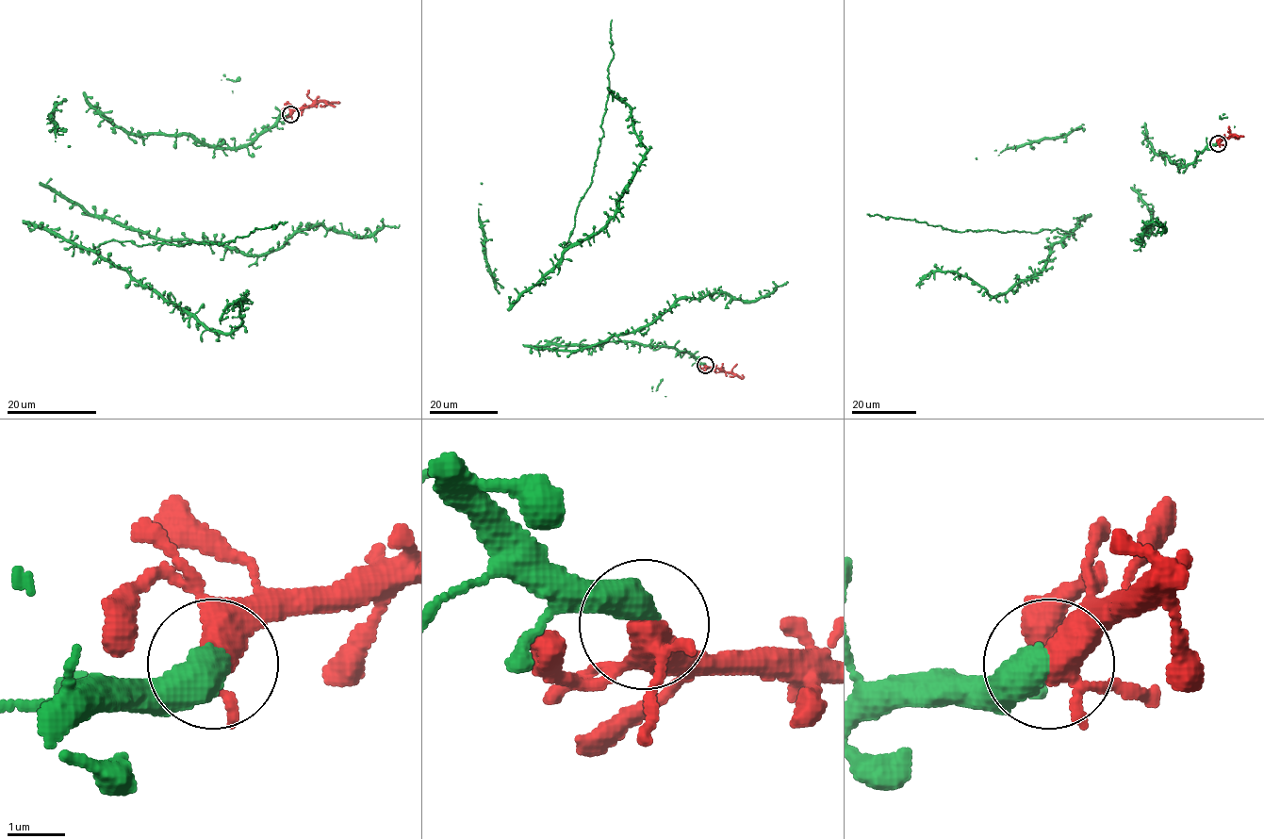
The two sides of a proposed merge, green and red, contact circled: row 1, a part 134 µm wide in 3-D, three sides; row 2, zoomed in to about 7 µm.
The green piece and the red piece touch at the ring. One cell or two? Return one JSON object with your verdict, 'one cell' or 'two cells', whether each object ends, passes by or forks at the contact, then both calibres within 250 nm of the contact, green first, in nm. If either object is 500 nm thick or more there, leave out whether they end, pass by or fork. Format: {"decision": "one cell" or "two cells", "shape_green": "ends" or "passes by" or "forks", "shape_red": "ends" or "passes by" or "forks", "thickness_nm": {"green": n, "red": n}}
{"decision": "one cell", "thickness_nm": {"green": 550, "red": 340}}

